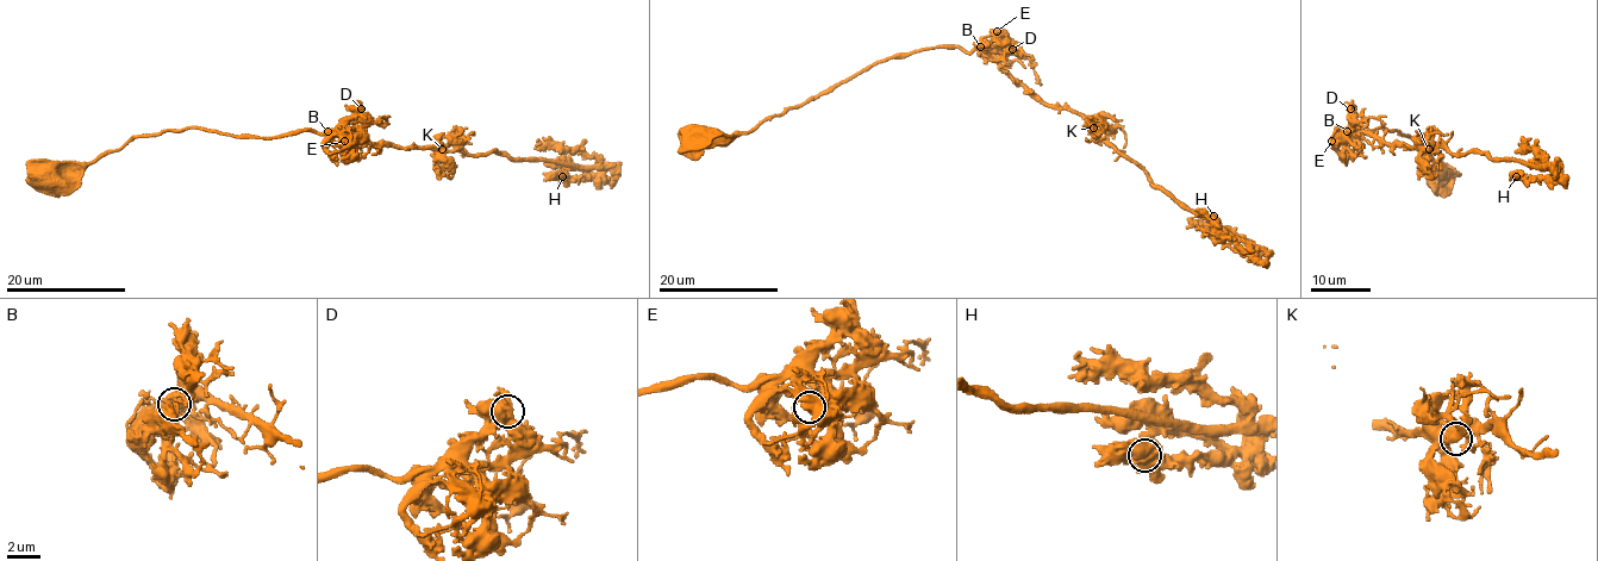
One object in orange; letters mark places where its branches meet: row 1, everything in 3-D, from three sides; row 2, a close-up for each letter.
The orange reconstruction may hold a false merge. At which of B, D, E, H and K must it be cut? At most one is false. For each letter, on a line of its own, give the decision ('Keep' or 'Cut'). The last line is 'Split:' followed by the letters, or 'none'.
B: Keep
D: Keep
E: Keep
H: Keep
K: Keep
Split: none

